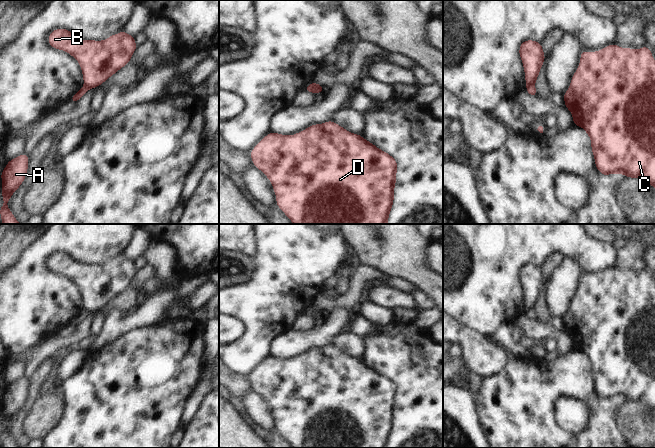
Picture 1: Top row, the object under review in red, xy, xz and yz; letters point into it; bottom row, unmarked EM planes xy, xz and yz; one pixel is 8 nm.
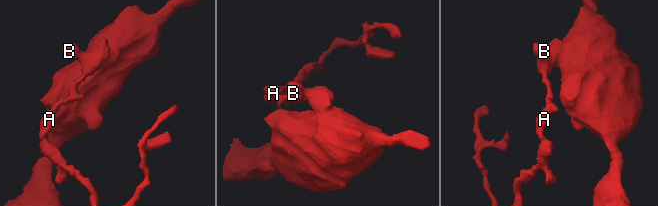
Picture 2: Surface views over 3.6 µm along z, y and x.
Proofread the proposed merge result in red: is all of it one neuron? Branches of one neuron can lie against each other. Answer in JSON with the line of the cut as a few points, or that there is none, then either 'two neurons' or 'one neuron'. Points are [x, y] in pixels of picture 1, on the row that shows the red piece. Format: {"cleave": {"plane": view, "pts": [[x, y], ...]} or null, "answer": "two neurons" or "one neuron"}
{"cleave": {"plane": "yz", "pts": [[534, 84], [527, 86]]}, "answer": "two neurons"}

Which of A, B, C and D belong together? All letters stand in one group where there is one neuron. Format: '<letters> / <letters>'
A / B C D

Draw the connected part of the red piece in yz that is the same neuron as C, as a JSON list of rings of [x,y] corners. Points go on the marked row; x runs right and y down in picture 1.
[[[614,43],[595,52],[581,50],[579,66],[572,76],[568,90],[563,94],[563,99],[564,106],[573,116],[573,125],[583,128],[590,137],[595,167],[602,175],[623,174],[628,178],[643,178],[655,188],[655,60],[652,50],[646,45],[641,49],[632,49],[619,47]]]

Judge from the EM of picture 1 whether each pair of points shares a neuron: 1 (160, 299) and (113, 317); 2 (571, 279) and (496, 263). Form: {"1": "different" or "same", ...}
{"1": "same", "2": "different"}

